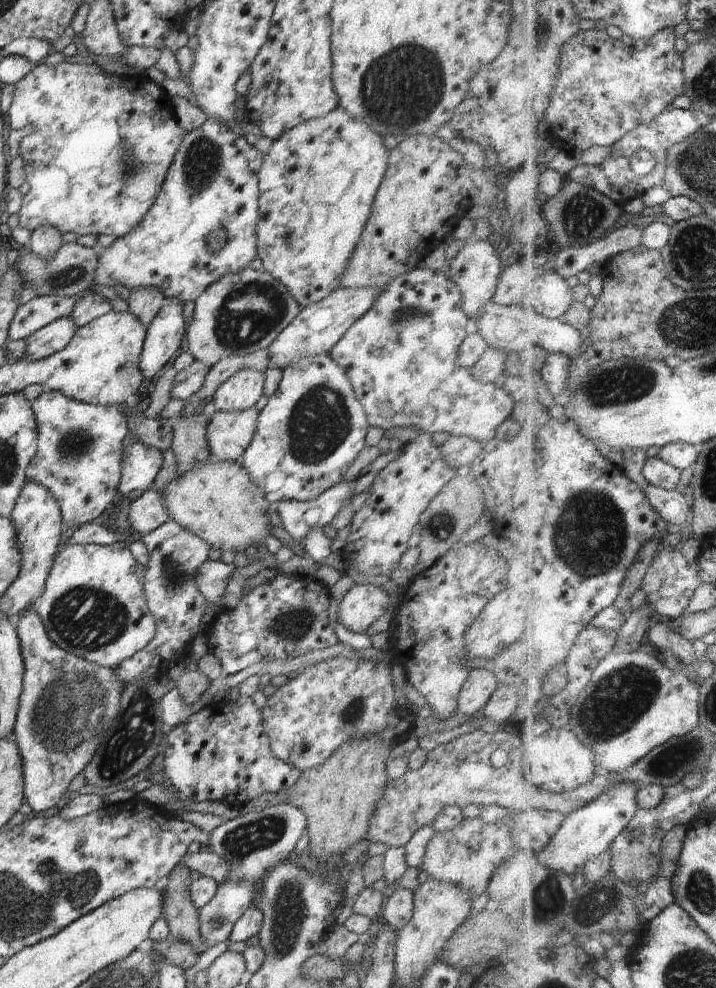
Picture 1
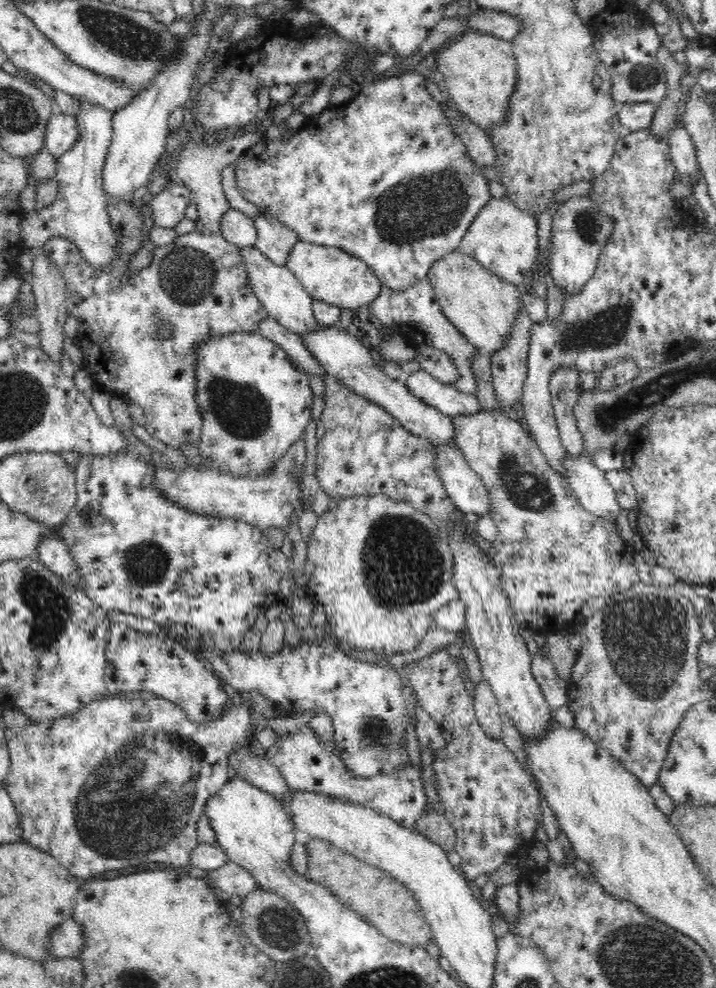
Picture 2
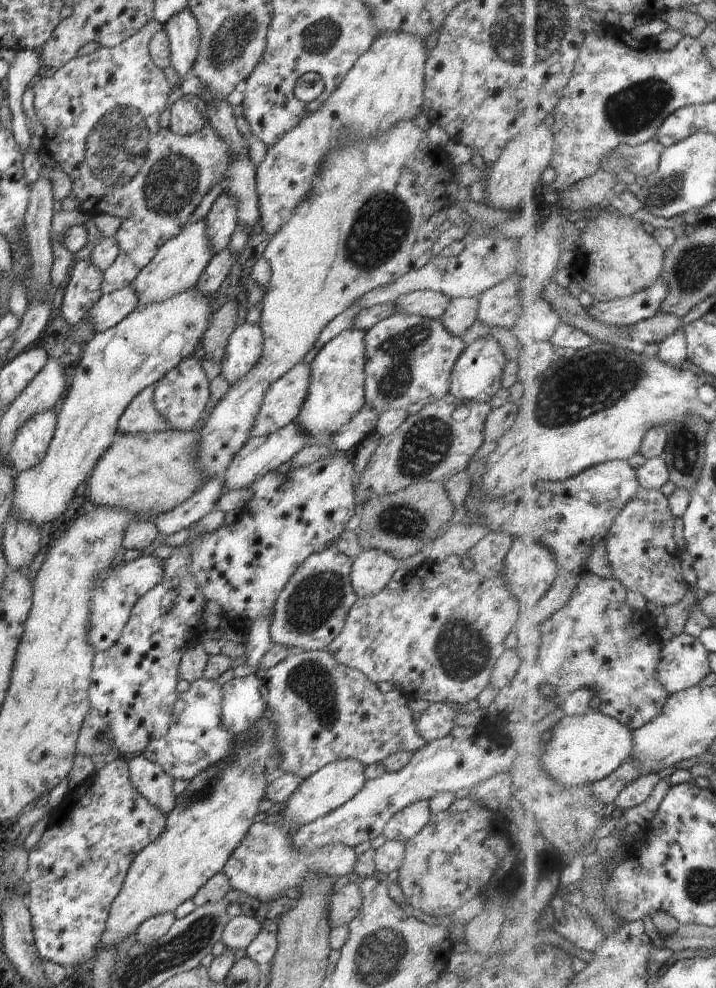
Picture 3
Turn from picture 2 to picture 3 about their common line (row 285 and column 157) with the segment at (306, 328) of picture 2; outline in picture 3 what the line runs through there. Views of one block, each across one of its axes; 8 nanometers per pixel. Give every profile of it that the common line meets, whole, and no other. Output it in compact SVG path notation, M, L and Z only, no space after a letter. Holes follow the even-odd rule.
M205 220L186 224L176 238L168 240L158 249L156 256L152 258L152 262L148 266L142 267L142 270L138 271L138 276L131 282L132 290L138 296L138 307L164 302L195 286L202 271L213 257L208 238L206 238L205 226Z

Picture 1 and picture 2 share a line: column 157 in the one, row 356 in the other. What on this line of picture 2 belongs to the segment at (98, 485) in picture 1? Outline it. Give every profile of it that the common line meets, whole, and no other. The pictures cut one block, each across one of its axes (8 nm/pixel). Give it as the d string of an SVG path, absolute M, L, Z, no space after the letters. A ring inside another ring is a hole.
M420 279L411 284L404 292L382 288L381 294L368 308L371 310L373 319L383 327L395 326L399 334L414 346L428 345L443 350L455 362L458 367L460 378L453 382L453 387L464 394L476 392L475 375L472 373L471 365L474 354L478 354L478 347L470 343L460 331L446 318L438 300L435 298L432 283L426 279Z

